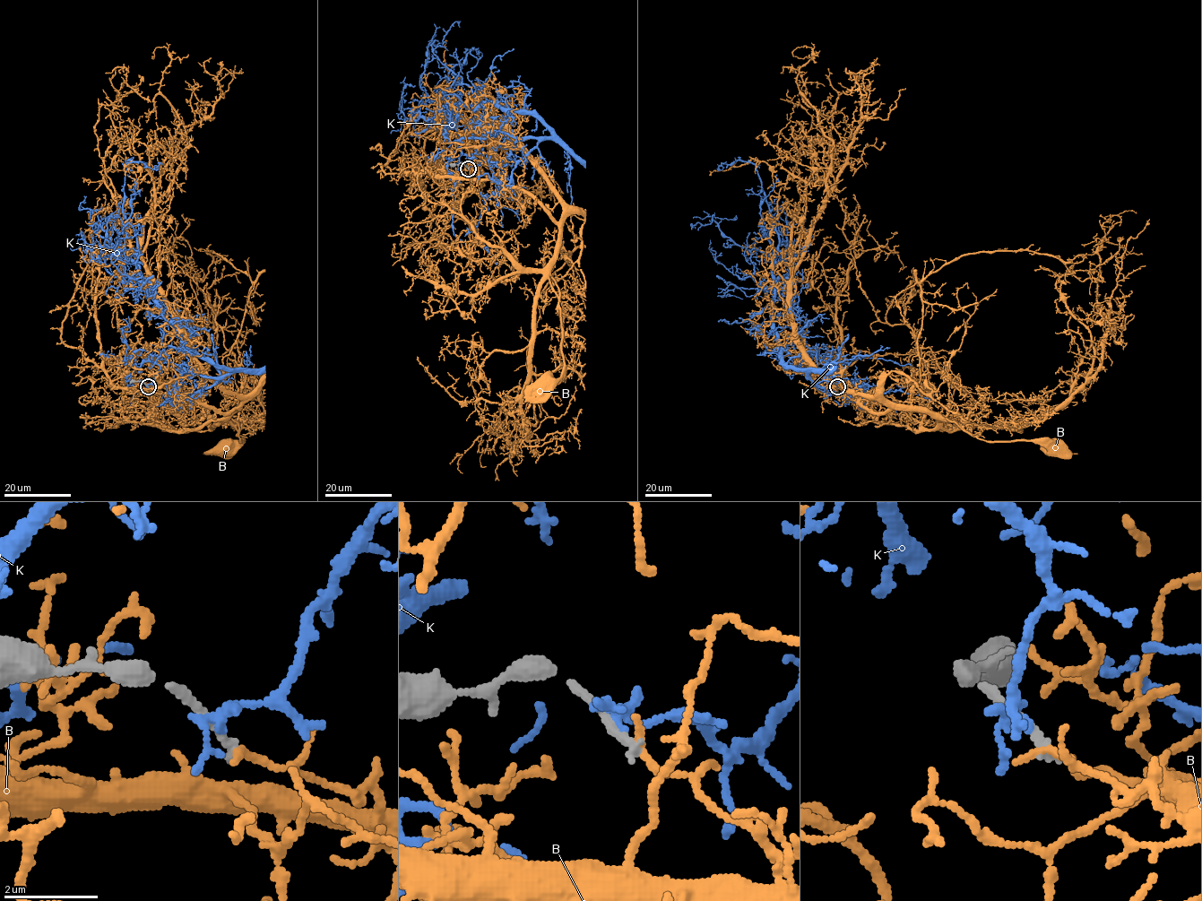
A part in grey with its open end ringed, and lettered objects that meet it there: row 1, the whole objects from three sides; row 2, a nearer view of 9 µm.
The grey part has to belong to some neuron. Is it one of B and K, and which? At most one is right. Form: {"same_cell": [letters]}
{"same_cell": []}

